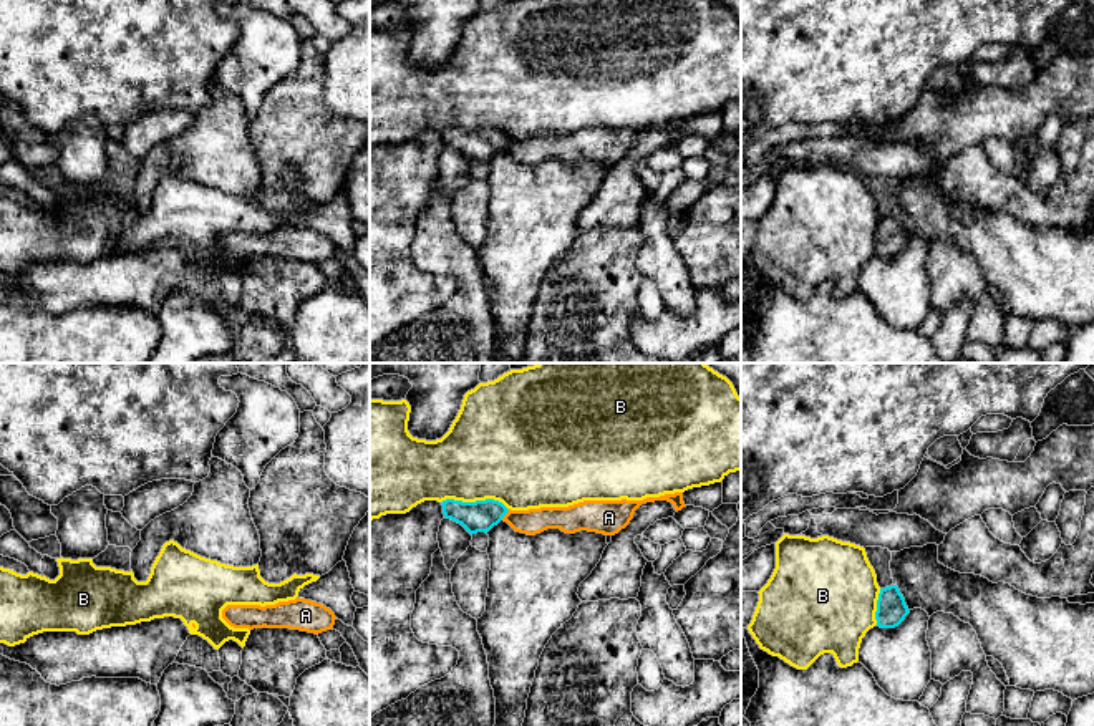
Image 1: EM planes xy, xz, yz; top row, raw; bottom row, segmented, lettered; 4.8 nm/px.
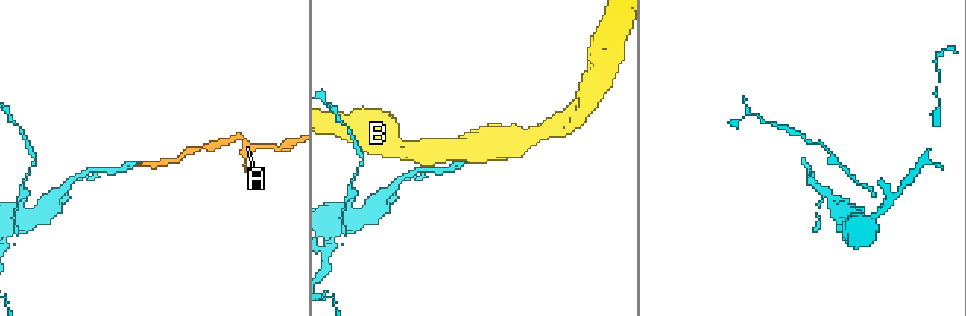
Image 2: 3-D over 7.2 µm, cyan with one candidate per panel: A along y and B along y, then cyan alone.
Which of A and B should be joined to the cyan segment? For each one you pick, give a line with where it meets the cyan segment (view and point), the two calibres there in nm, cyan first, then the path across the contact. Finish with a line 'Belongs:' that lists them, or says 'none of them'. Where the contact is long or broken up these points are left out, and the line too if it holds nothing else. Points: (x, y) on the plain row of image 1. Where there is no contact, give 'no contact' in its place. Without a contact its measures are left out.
A: contact xz (506, 141); calibres 160 and 130 nm; way xz (481, 145), (506, 141), (519, 150), (534, 150)
Belongs: A

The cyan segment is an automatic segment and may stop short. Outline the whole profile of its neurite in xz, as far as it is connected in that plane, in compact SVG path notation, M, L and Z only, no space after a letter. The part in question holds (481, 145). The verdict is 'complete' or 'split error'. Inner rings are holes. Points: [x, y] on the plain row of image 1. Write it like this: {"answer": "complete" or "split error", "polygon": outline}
{"answer": "split error", "polygon": "M683 121L646 126L643 129L583 129L569 136L540 136L529 139L511 139L494 128L462 131L446 128L441 131L443 143L461 152L471 164L489 161L501 149L516 161L535 164L547 157L560 157L565 162L580 159L615 164L633 148L635 139L646 131L668 129L675 139L685 134Z"}

